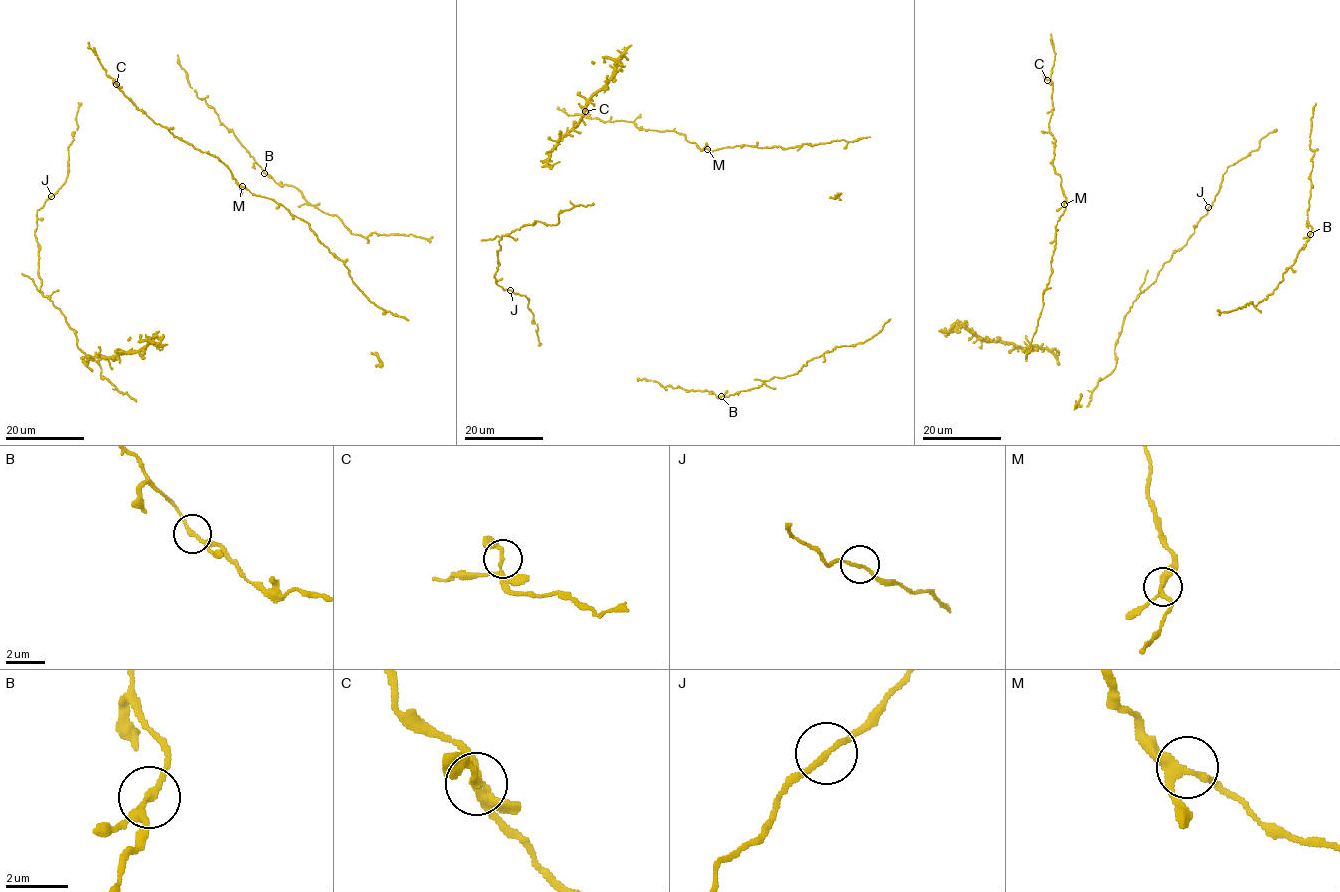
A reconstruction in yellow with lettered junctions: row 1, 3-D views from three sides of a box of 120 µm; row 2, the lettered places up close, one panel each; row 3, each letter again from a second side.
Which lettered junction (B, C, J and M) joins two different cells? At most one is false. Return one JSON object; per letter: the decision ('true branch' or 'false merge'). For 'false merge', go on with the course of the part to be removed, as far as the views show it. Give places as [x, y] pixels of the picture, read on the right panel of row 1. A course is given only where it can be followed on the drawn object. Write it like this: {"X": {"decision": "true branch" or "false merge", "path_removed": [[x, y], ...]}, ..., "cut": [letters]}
{"B": {"decision": "true branch"}, "C": {"decision": "true branch"}, "J": {"decision": "true branch"}, "M": {"decision": "true branch"}, "cut": []}

